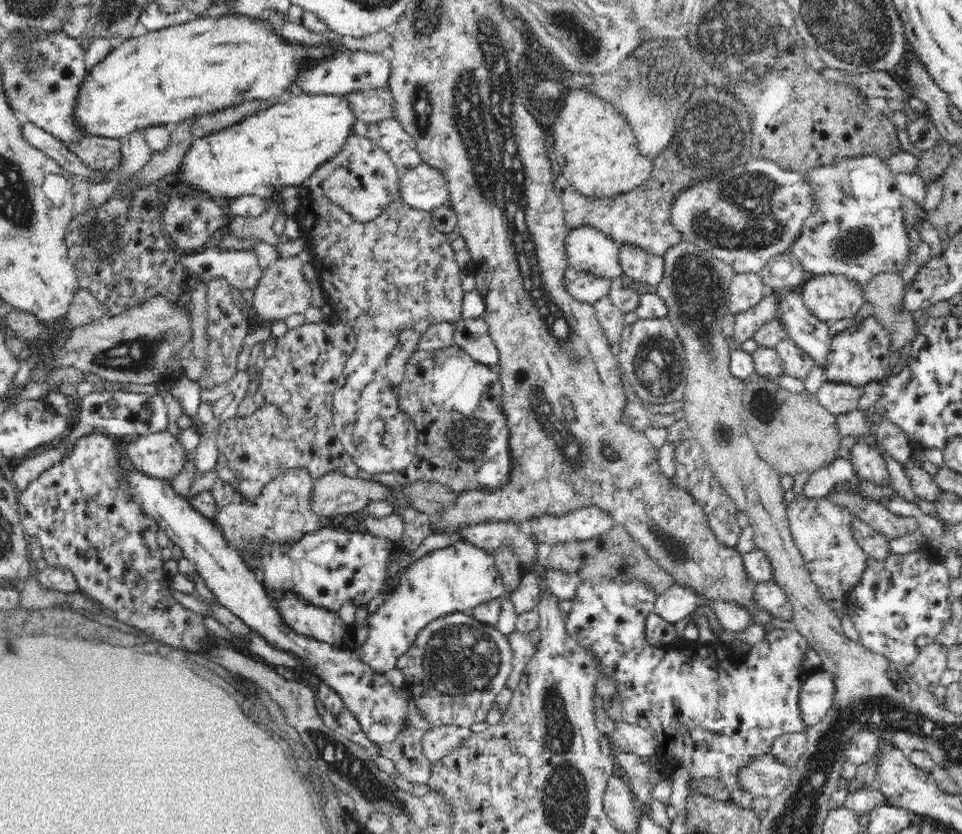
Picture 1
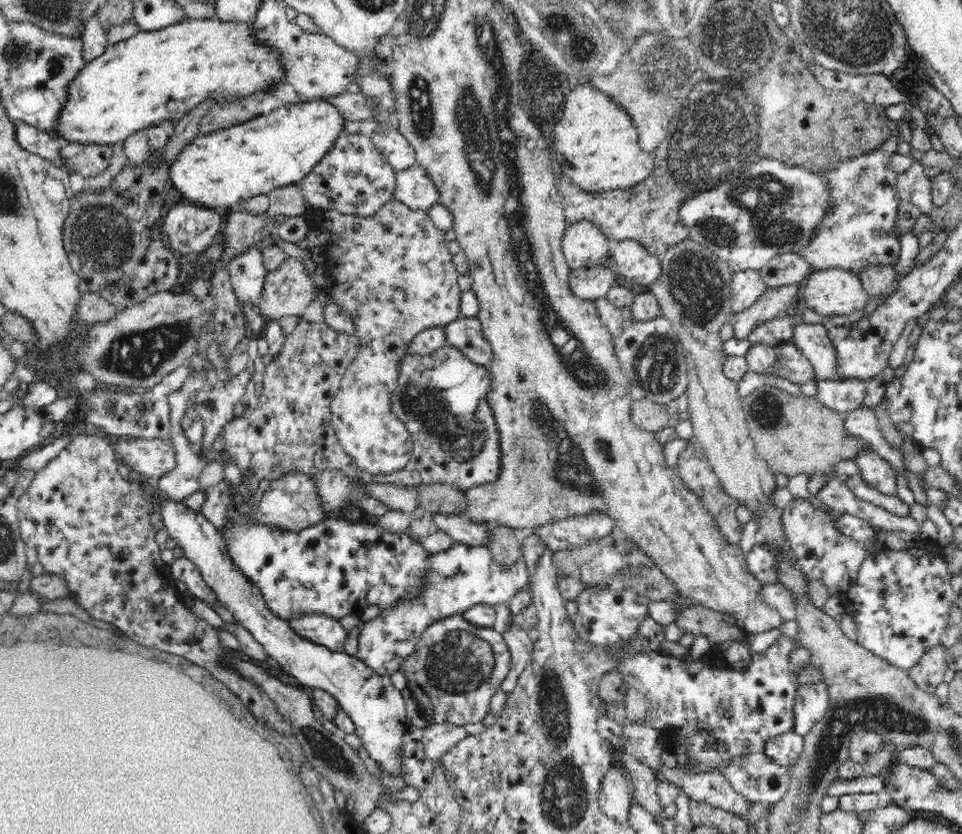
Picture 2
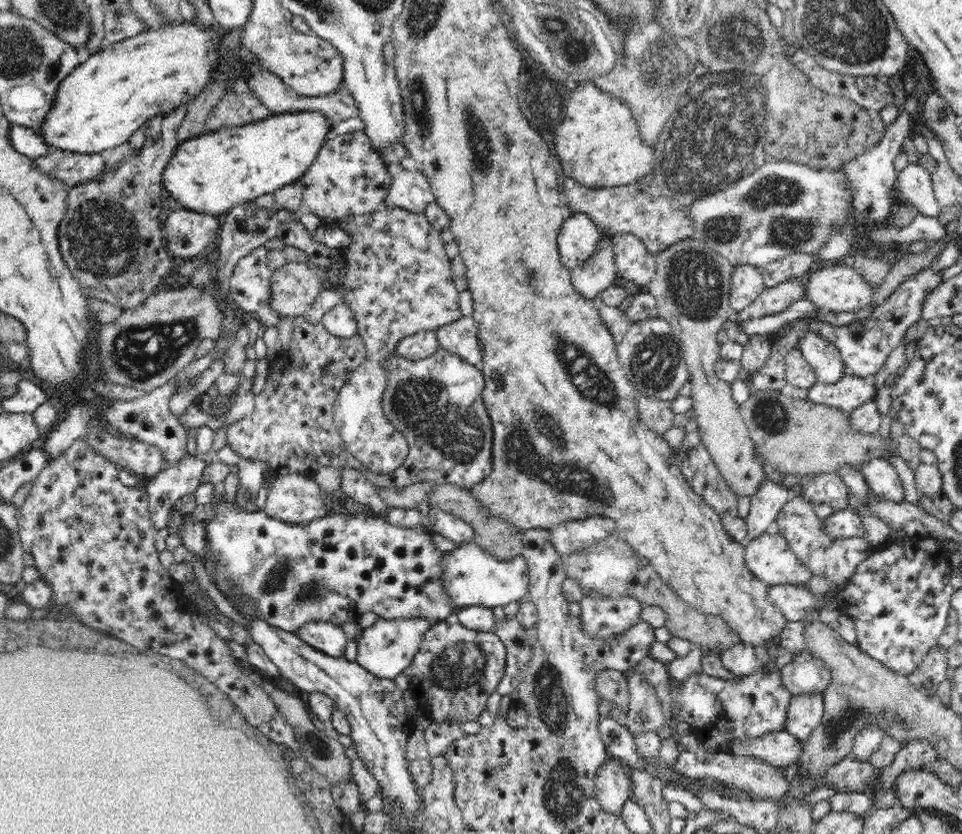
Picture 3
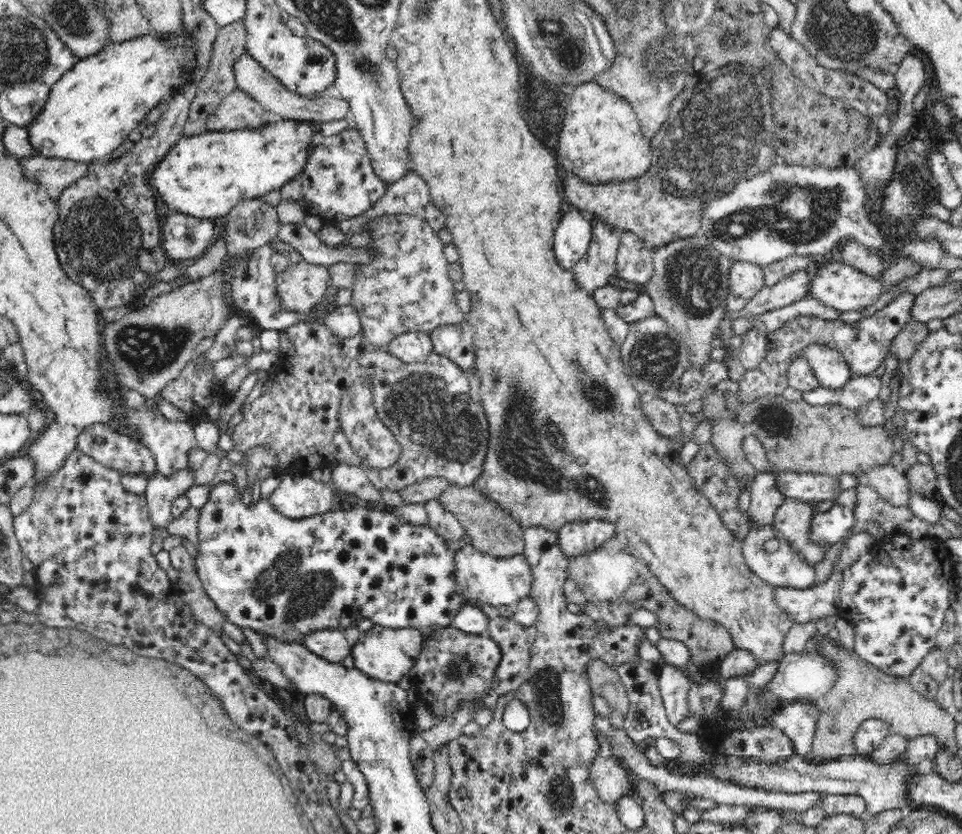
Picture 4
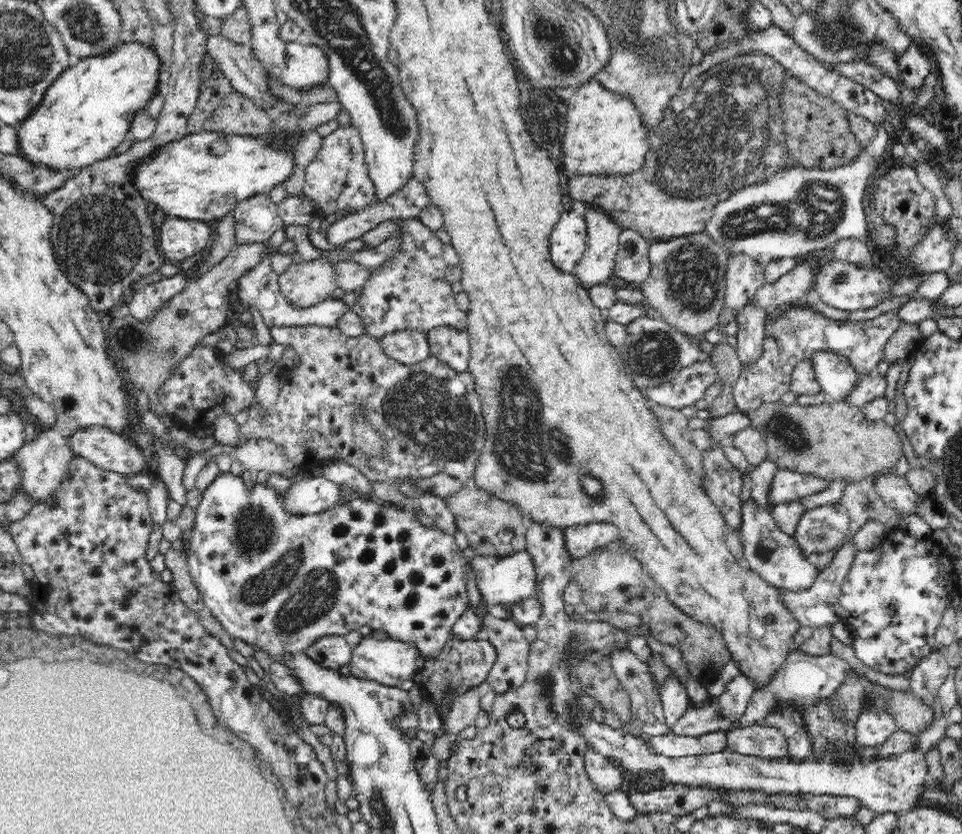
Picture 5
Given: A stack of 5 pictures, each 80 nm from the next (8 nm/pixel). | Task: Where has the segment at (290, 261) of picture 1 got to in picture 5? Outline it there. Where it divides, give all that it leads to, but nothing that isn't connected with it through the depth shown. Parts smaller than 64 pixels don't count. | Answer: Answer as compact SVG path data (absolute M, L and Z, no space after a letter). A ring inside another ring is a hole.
M303 261L292 263L279 276L279 290L292 308L306 310L331 299L337 288L331 263Z

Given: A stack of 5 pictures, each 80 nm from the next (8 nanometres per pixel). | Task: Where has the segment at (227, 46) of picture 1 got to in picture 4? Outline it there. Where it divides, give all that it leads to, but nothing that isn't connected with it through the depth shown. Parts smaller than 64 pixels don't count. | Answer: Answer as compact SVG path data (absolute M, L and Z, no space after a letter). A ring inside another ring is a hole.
M184 26L178 28L173 34L157 34L150 32L148 34L142 34L136 36L136 38L130 38L126 41L119 43L109 42L98 51L96 54L78 59L74 68L67 74L64 74L63 78L56 81L54 88L51 90L51 97L48 99L47 107L44 108L44 112L39 116L38 120L32 122L27 127L29 130L30 140L40 150L40 154L44 156L61 156L62 158L73 158L74 160L99 160L108 159L110 153L122 144L126 138L129 138L129 134L139 128L142 121L145 120L146 114L158 106L168 106L178 94L182 93L184 88L188 85L196 85L200 82L199 74L203 72L202 62L199 62L199 38L195 34L191 34L191 30L186 30Z

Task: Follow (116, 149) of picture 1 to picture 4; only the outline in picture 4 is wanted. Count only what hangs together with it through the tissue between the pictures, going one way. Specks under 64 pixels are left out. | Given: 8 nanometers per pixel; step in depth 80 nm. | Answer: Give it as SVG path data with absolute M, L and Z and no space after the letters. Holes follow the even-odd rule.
M42 154L26 157L23 166L32 178L38 178L50 187L50 191L63 191L76 180L91 173L93 164L98 160L74 160L61 156L44 156Z

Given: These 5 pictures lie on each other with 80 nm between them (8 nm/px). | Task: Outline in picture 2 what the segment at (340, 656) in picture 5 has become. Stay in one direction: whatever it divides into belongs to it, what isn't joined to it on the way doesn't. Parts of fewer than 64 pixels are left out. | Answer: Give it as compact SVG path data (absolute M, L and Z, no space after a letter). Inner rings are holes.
M298 612L290 614L288 624L304 638L326 645L332 650L342 651L348 632L339 619L323 612Z

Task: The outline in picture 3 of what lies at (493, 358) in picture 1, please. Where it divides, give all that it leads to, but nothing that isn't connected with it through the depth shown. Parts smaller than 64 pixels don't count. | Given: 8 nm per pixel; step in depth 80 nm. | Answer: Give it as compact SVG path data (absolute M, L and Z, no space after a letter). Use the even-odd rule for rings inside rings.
M463 317L437 329L440 348L465 358L474 366L481 366L486 349L480 343L478 323L472 317Z

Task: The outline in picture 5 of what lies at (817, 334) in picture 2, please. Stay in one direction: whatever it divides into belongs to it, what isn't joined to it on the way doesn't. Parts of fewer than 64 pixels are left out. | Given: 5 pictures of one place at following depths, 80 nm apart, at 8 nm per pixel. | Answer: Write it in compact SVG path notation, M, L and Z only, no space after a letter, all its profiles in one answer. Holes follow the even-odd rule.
M816 350L809 358L815 370L815 377L830 398L843 400L846 392L854 386L859 374L850 361L830 350Z

